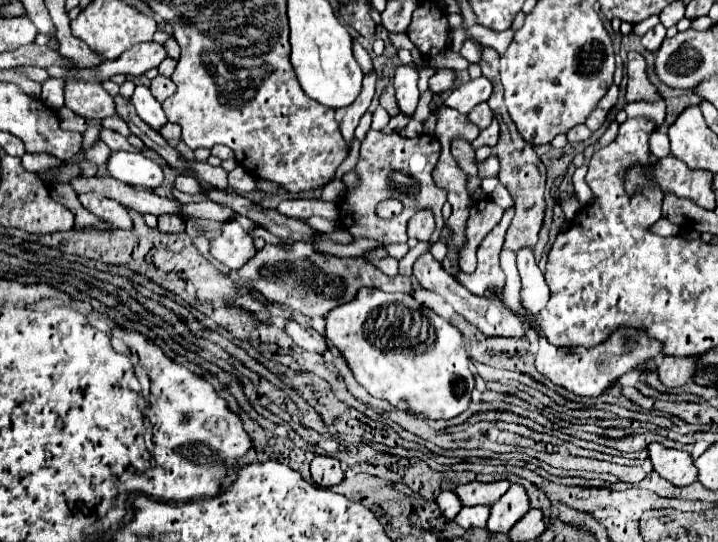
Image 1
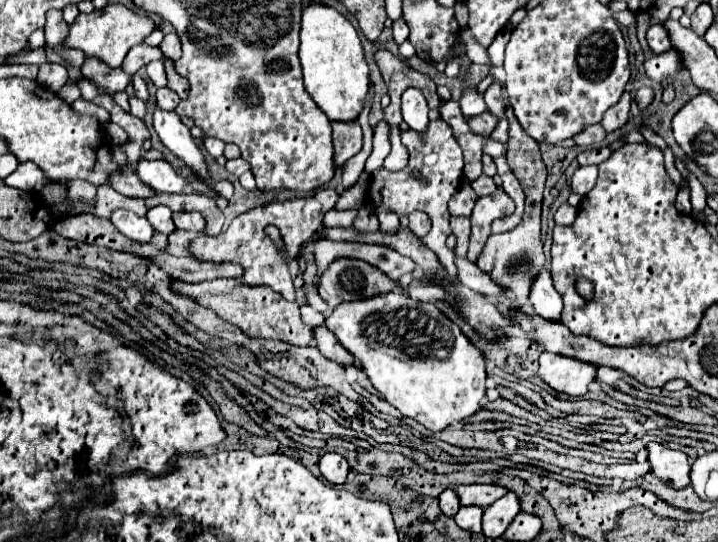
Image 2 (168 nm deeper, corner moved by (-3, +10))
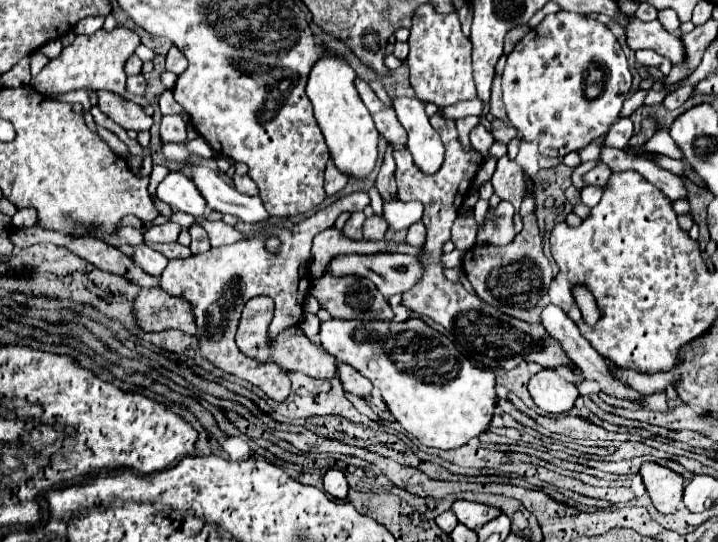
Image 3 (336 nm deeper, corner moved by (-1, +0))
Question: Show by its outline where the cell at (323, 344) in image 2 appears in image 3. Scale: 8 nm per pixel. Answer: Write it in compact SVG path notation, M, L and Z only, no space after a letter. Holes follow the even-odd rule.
M339 363L339 365L341 365L339 367L339 379L343 383L343 389L351 395L357 395L357 397L369 397L373 391L373 385L363 375L359 375L353 367L343 365L343 363Z

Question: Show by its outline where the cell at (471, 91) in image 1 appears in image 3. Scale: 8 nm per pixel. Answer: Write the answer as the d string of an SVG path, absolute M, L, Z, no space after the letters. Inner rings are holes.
M477 125L471 131L471 145L483 155L483 161L487 161L489 159L489 149L493 145L493 137L491 137L491 133L483 125Z

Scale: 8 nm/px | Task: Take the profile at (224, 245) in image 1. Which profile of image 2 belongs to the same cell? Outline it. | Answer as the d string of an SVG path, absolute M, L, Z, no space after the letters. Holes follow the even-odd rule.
M321 189L315 195L307 195L307 197L295 197L295 199L287 199L287 201L273 201L267 205L259 205L253 207L241 215L237 215L229 227L225 231L221 231L219 235L211 237L211 235L201 235L191 243L191 255L197 257L199 261L233 261L233 263L241 263L245 267L245 273L241 277L243 283L247 285L269 285L273 291L281 293L287 301L295 301L295 287L289 275L289 269L283 263L283 257L277 255L277 249L273 245L273 241L265 235L265 227L267 225L275 225L279 227L287 253L289 257L297 257L299 255L299 245L303 241L307 241L321 225L323 225L323 215L335 207L337 203L337 191L335 189Z

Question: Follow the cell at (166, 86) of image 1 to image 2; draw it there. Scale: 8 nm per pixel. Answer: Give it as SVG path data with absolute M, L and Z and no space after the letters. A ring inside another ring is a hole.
M161 87L157 89L157 105L161 109L167 109L167 111L173 111L177 105L179 105L179 95L175 91L171 91L169 87Z

